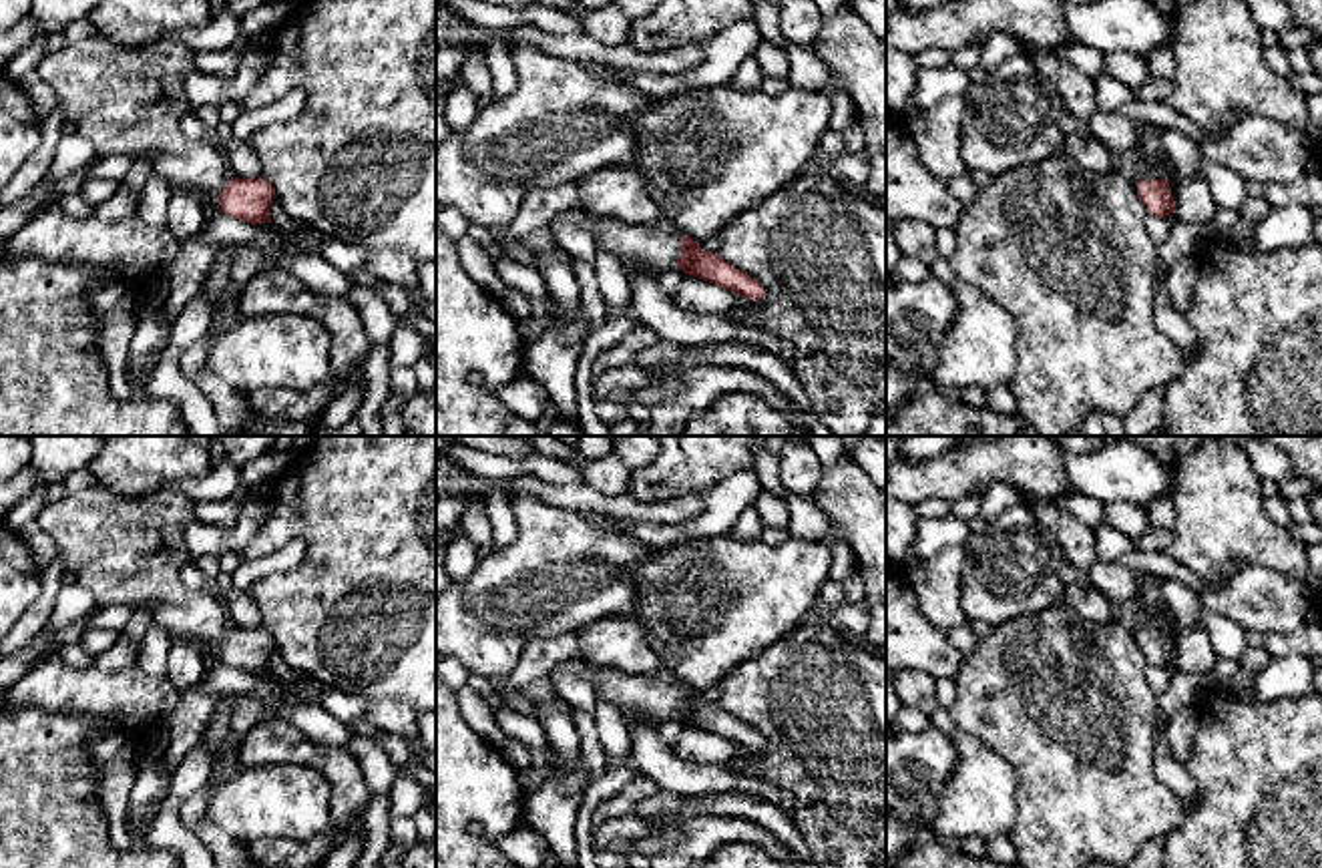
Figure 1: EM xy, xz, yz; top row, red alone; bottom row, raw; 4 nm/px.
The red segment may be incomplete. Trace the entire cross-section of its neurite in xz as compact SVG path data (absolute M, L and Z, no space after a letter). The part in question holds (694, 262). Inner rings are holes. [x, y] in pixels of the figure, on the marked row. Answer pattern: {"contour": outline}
{"contour": "M587 213L587 223L597 247L615 253L625 267L659 275L679 267L685 275L699 277L739 297L761 301L763 287L747 273L707 253L687 235L661 223L627 223L597 213Z"}

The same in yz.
{"contour": "M1133 159L1129 171L1149 215L1165 219L1169 213L1175 213L1169 181L1151 163Z"}

